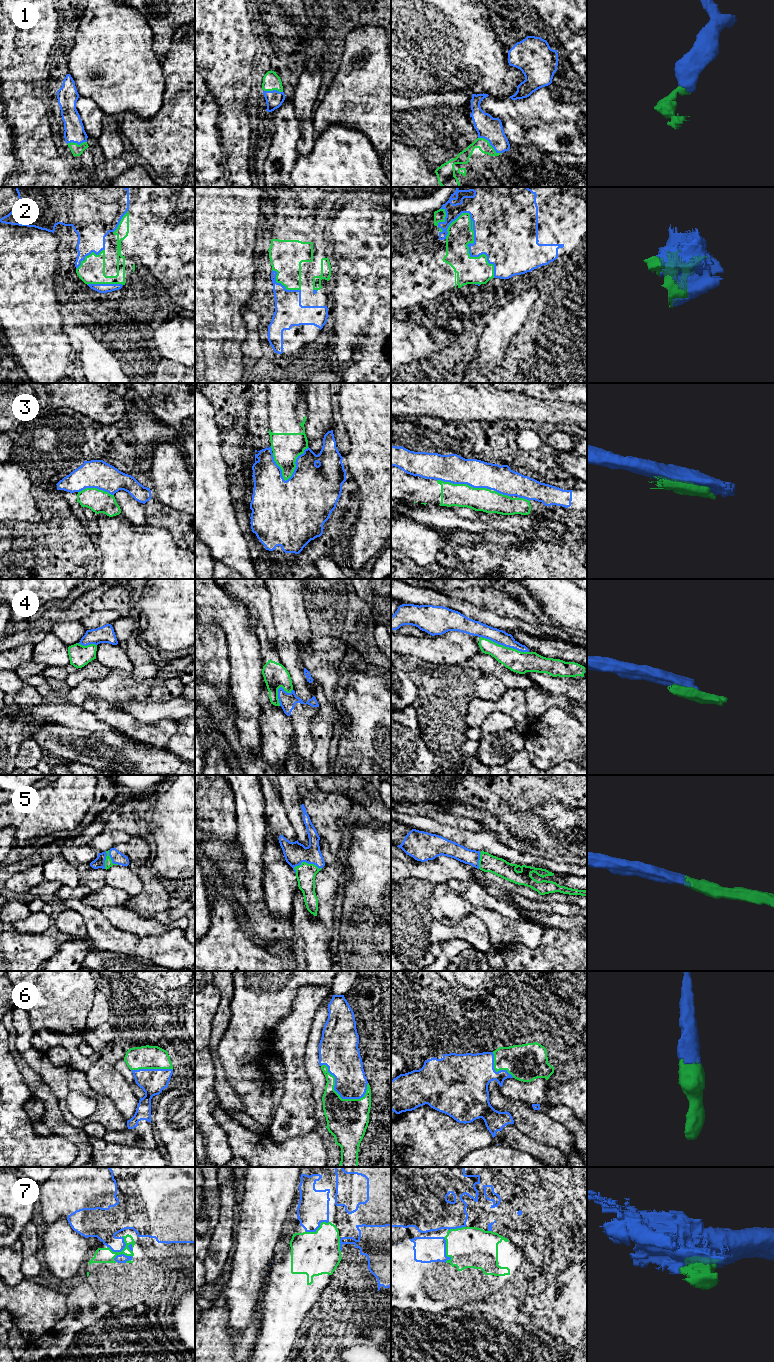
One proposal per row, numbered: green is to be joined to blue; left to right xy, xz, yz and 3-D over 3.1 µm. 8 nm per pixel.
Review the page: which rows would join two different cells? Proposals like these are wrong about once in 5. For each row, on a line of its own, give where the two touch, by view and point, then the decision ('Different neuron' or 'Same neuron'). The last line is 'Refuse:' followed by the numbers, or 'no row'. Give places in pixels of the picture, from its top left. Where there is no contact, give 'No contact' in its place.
1: Touches blue at yz (489, 142). Same neuron
2: Touches blue at yz (469, 249). Same neuron
3: Touches blue at xz (295, 463). Different neuron
4: Touches blue at yz (504, 645). Different neuron
5: Touches blue at xy (111, 859). Same neuron
6: Touches blue at xz (335, 1090). Same neuron
7: Touches blue at xy (120, 1251). Different neuron
Refuse: 3, 4, 7

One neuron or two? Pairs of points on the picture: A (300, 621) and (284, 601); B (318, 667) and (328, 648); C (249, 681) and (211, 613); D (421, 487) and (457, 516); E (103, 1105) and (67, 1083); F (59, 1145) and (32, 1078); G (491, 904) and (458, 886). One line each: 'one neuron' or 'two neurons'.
A: one neuron
B: one neuron
C: one neuron
D: two neurons
E: one neuron
F: two neurons
G: one neuron

